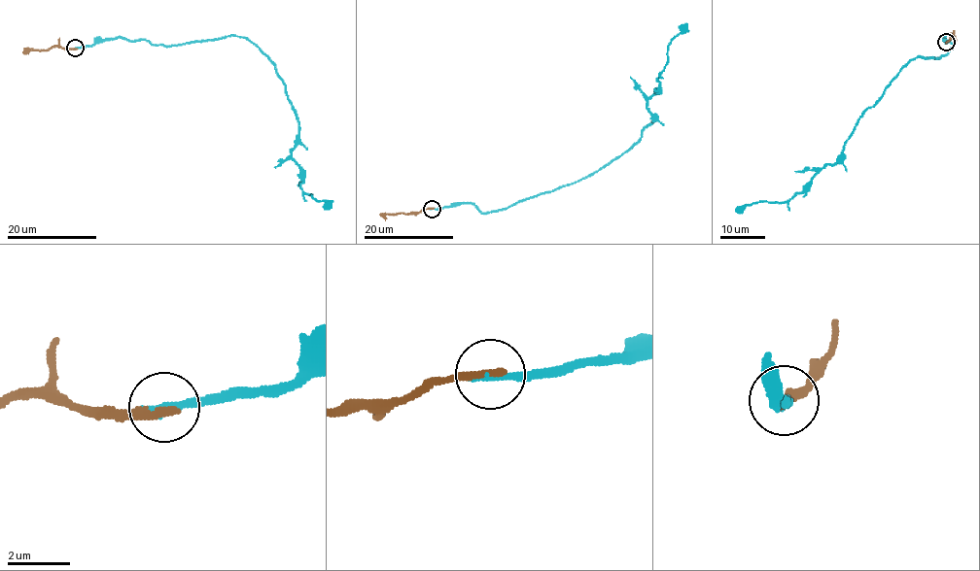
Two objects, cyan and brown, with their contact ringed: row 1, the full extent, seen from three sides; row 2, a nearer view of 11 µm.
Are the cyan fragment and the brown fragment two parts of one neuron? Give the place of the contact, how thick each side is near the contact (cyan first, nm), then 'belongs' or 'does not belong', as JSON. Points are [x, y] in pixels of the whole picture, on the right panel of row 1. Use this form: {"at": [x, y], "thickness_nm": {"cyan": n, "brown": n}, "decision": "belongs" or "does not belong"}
{"at": [946, 42], "thickness_nm": {"cyan": 280, "brown": 320}, "decision": "belongs"}

